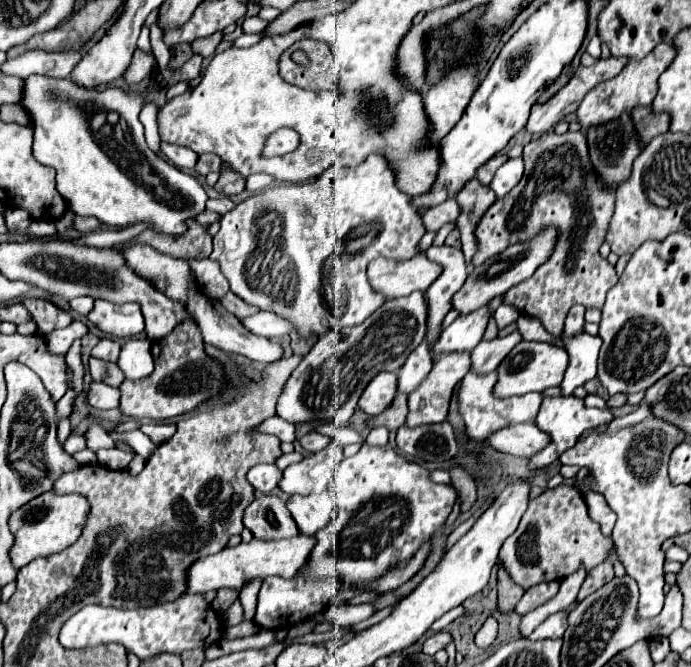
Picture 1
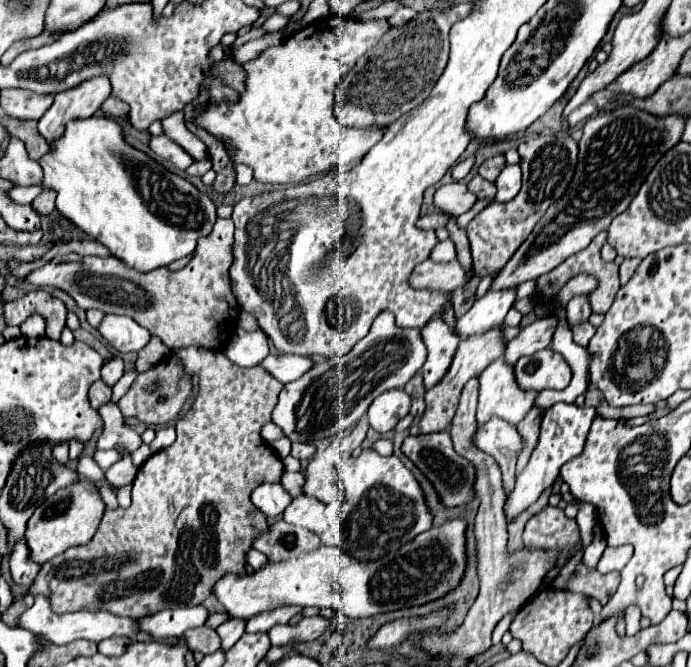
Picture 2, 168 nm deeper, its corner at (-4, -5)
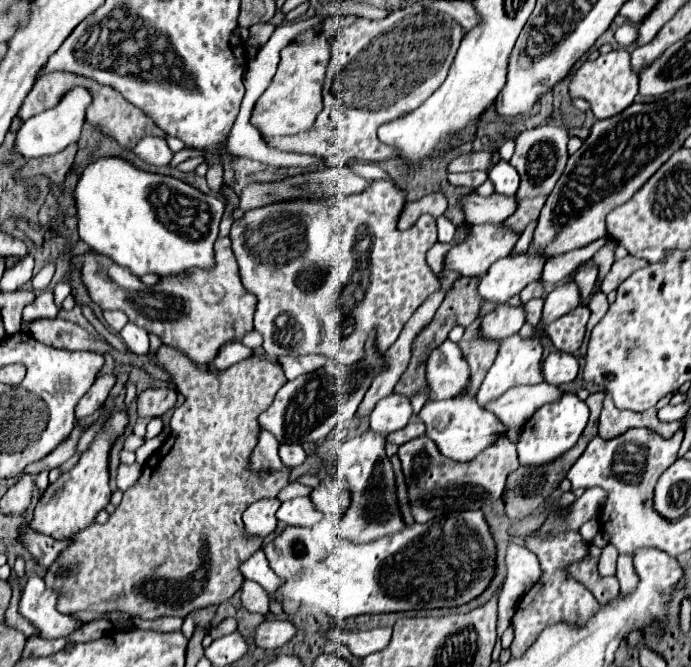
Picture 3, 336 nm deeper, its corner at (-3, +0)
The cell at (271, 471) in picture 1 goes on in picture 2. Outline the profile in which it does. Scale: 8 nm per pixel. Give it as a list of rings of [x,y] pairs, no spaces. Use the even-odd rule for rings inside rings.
[[[265,483],[265,485],[259,485],[253,495],[251,495],[253,503],[265,513],[267,519],[275,519],[279,517],[285,507],[291,503],[291,495],[277,483]]]

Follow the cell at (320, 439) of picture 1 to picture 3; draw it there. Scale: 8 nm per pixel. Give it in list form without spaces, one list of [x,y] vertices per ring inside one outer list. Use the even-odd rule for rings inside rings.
[[[282,444],[278,450],[278,456],[286,466],[292,466],[292,468],[300,466],[306,460],[306,452],[302,450],[300,444]]]

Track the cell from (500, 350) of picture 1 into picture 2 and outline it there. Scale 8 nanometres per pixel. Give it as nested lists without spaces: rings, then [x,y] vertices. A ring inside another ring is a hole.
[[[543,317],[531,325],[527,325],[525,329],[521,329],[521,333],[511,339],[505,345],[505,353],[503,353],[503,361],[509,365],[515,365],[517,359],[531,355],[539,349],[549,347],[553,331],[557,327],[557,319],[555,317]]]

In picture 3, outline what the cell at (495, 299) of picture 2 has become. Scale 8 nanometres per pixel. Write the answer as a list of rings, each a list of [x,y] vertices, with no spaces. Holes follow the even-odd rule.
[[[524,250],[516,256],[494,262],[480,278],[480,298],[494,304],[506,304],[506,300],[514,294],[520,294],[526,284],[540,280],[546,260],[548,256],[534,256],[530,250]]]

